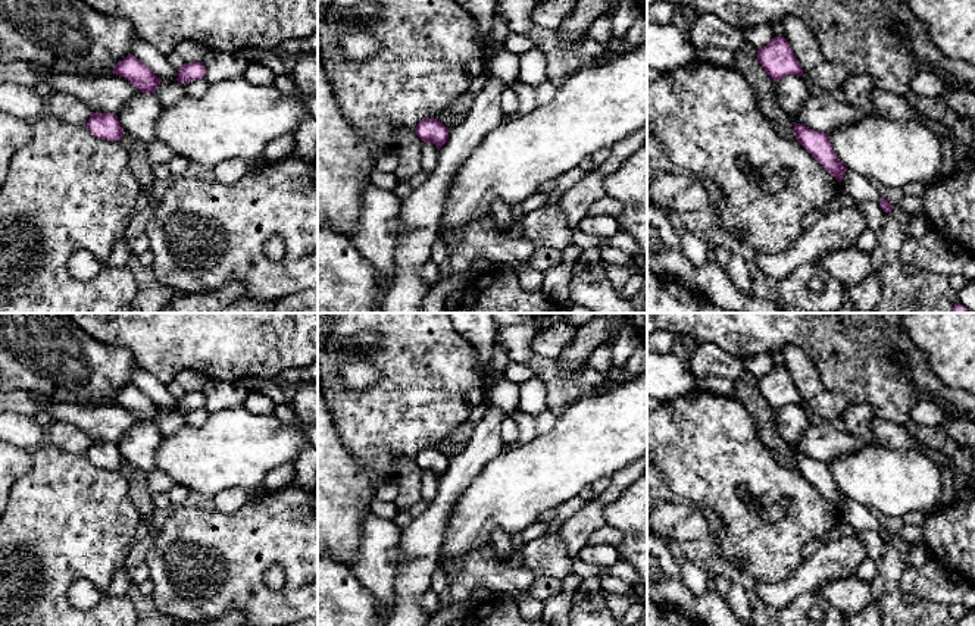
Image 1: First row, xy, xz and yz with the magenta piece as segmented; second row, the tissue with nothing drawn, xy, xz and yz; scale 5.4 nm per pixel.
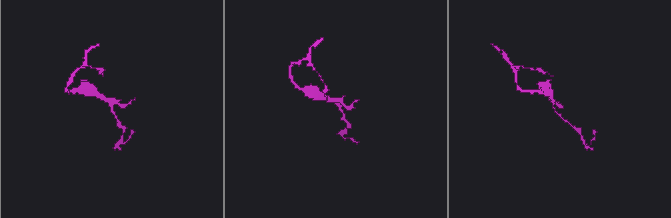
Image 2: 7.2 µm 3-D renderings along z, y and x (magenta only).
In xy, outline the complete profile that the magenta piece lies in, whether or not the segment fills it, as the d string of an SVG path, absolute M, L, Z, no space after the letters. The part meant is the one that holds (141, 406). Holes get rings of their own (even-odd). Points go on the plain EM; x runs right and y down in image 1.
M134 384L124 386L112 400L113 403L128 409L141 422L154 423L162 410L154 401L138 389Z

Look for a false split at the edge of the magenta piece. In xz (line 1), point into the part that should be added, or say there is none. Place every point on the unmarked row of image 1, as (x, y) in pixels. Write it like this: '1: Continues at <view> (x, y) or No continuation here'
1: No continuation here

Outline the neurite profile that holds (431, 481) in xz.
M424 472L421 476L421 498L426 503L432 501L438 491L438 478L432 472Z

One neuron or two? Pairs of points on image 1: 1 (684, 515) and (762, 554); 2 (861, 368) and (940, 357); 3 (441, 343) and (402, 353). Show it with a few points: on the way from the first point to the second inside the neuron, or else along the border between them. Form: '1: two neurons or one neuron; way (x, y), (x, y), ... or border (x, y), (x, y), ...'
1: two neurons; border (691, 506), (706, 510), (713, 517), (712, 540)
2: two neurons; border (906, 331), (924, 353), (930, 369), (947, 387)
3: one neuron; way (431, 353), (412, 353)

